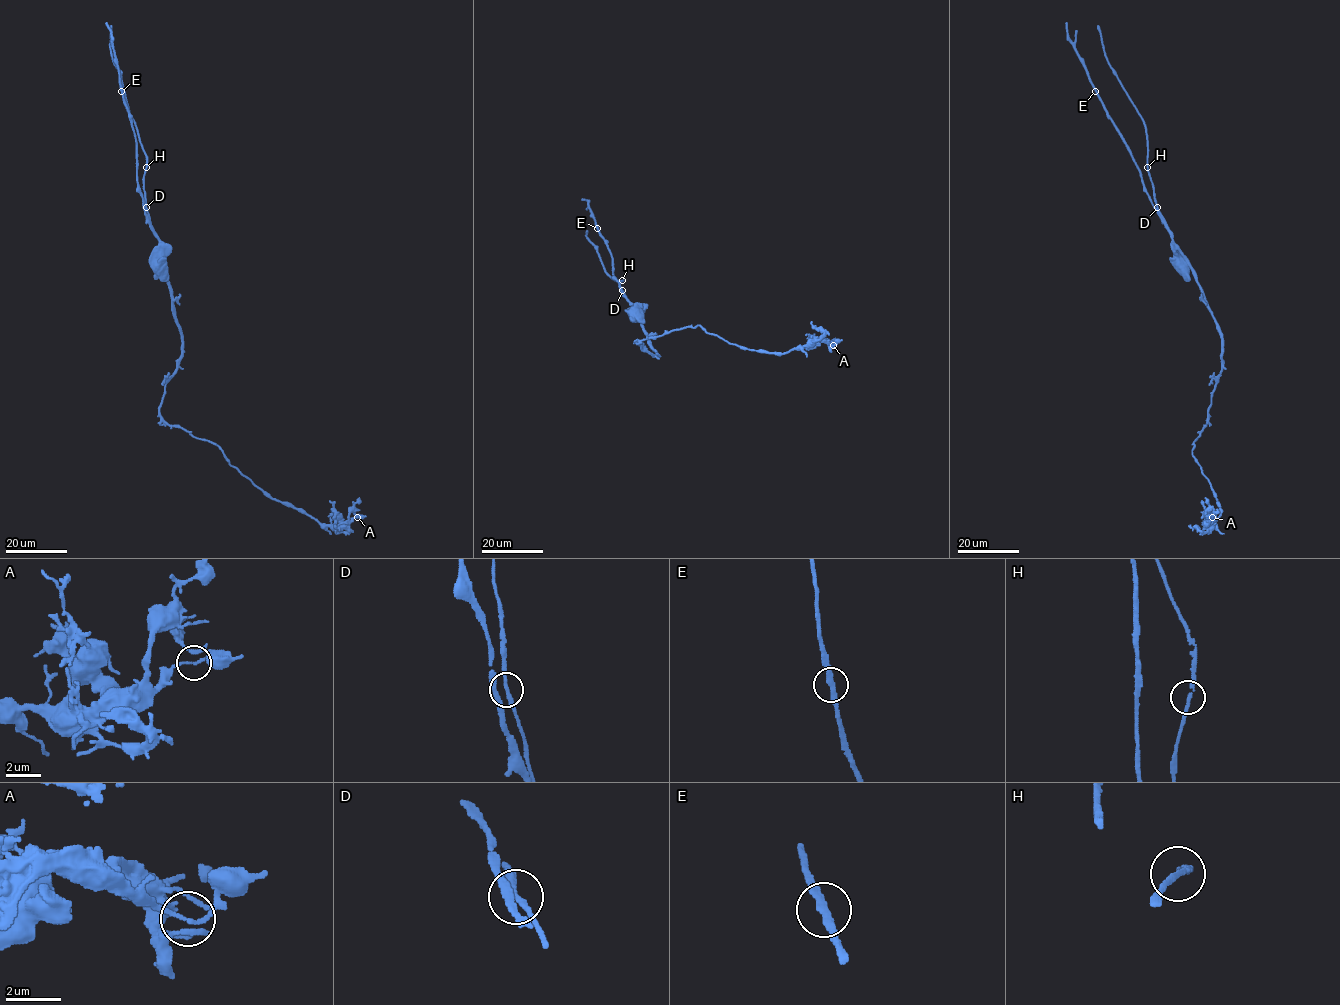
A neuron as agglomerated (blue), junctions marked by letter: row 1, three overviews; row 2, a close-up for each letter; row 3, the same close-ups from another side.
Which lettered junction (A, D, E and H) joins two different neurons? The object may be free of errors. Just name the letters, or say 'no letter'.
no letter

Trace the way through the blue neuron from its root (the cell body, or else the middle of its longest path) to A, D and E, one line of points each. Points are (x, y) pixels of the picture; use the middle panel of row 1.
A: (634, 314), (644, 308), (653, 355), (635, 340), (698, 325), (730, 343), (769, 352), (815, 339), (832, 345)
D: (634, 314), (635, 317), (636, 307), (622, 290)
E: (634, 314), (635, 317), (636, 307), (624, 295), (613, 276), (612, 257), (598, 228)

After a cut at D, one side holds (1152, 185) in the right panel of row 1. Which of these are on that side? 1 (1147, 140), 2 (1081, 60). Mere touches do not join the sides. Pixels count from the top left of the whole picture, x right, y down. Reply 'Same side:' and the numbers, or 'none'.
Same side: 1

